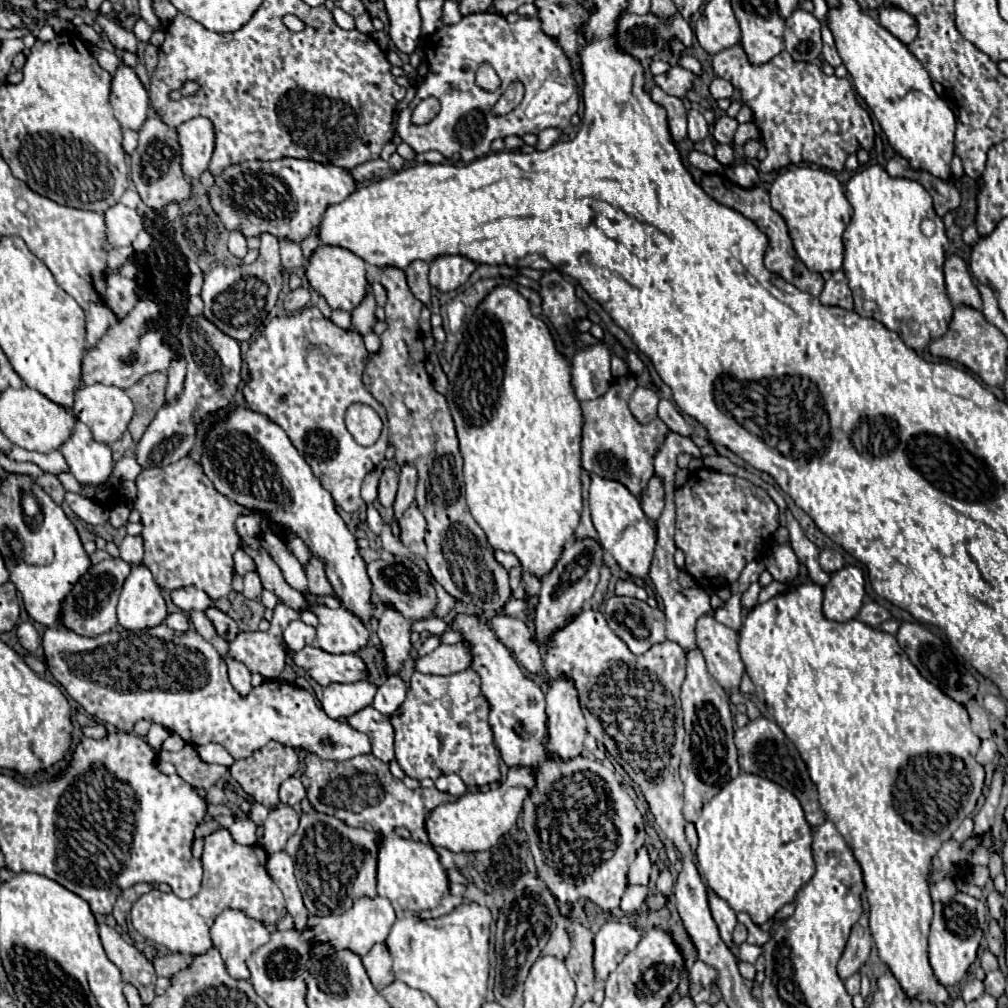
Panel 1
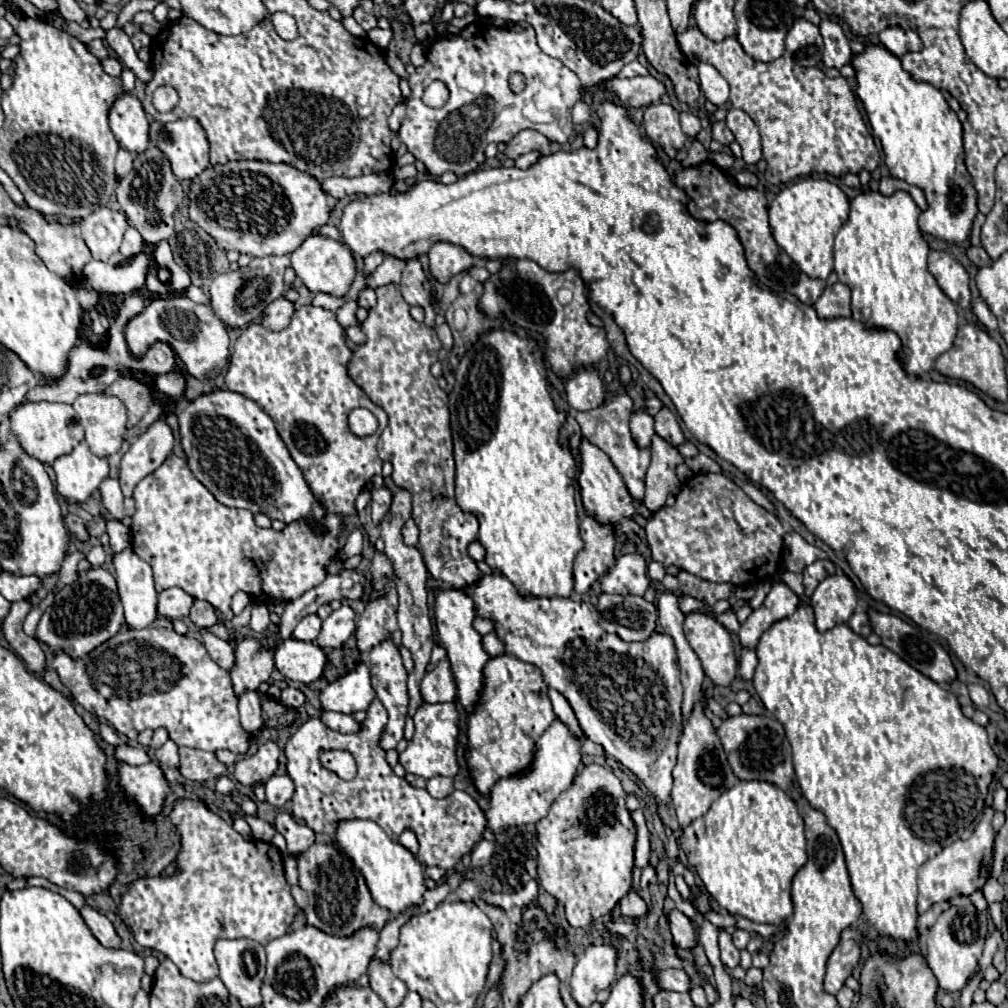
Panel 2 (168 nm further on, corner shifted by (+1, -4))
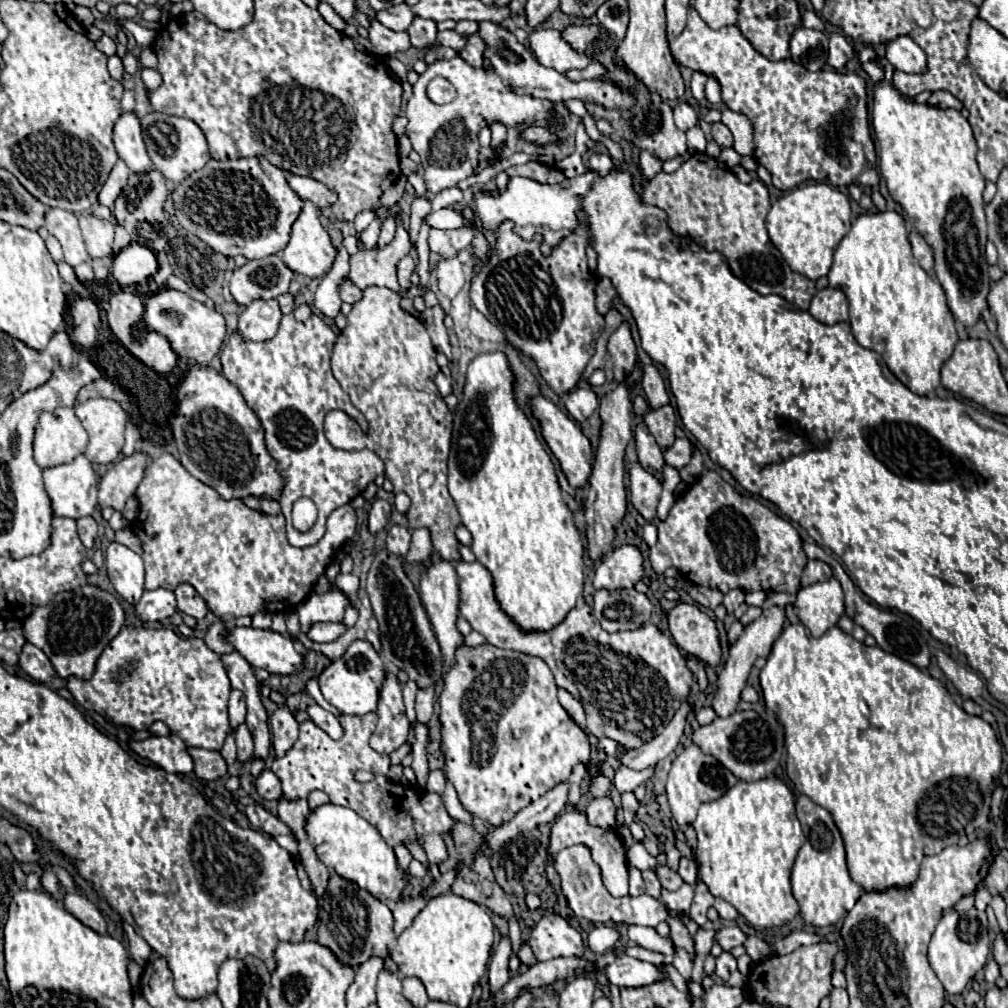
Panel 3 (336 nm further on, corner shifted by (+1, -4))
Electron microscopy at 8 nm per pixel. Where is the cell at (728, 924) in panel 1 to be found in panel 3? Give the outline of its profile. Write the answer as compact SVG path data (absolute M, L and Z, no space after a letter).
M722 952L718 958L716 958L716 976L722 978L724 982L728 980L730 972L736 968L736 958L728 952Z

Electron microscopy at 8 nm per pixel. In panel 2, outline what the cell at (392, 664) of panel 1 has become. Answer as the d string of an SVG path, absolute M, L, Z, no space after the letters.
M384 640L384 642L376 644L368 652L368 662L370 662L370 674L372 674L372 688L374 688L376 696L378 696L378 700L388 710L388 726L386 726L386 732L382 734L380 746L384 750L390 750L390 748L396 748L396 744L404 736L404 722L406 722L406 708L408 708L408 688L406 688L408 672L404 668L398 646L392 640Z

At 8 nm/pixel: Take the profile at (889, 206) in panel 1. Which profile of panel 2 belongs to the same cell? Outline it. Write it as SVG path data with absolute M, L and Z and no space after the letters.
M876 190L860 192L850 202L850 218L840 228L834 242L834 272L838 274L838 280L852 290L852 318L872 328L894 330L902 340L904 368L914 376L922 376L932 370L936 356L952 348L958 328L956 306L952 300L948 300L948 296L944 296L944 292L940 292L936 278L928 272L930 246L918 228L920 214L922 210L908 192L898 190L890 196L884 196Z

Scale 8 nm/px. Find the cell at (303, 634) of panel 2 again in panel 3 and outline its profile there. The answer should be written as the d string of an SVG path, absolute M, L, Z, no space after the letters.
M336 586L324 594L312 592L312 596L308 596L308 600L304 600L298 608L302 632L308 632L308 628L316 622L340 622L348 604L348 596Z

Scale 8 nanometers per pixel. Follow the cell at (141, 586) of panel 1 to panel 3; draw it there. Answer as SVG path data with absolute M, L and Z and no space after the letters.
M110 542L106 548L106 570L116 592L130 604L136 604L144 592L142 558L124 544Z

